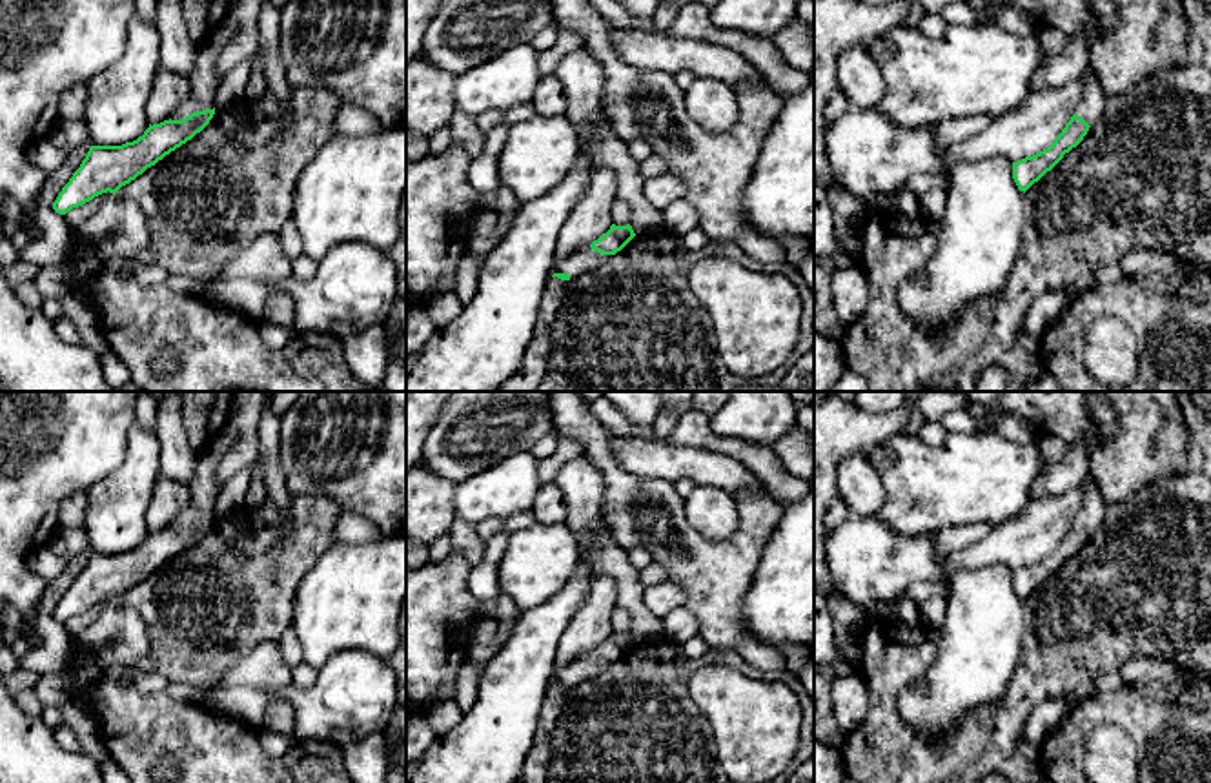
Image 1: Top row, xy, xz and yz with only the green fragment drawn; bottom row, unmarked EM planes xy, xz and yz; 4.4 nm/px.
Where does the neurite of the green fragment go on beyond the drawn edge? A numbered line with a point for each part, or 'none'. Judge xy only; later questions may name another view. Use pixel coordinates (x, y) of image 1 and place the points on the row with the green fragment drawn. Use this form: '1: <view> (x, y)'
1: xy (204, 81)

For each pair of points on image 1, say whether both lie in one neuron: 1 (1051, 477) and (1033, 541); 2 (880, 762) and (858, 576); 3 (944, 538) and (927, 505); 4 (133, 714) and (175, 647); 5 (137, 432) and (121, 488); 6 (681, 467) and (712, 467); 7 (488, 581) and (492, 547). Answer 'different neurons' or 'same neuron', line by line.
1: different neurons
2: different neurons
3: different neurons
4: different neurons
5: same neuron
6: same neuron
7: same neuron

